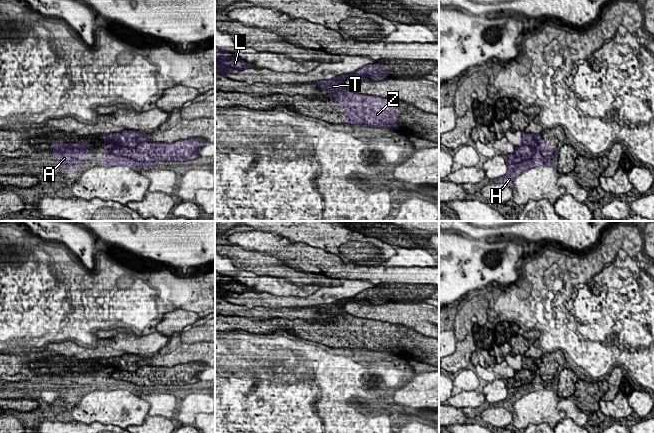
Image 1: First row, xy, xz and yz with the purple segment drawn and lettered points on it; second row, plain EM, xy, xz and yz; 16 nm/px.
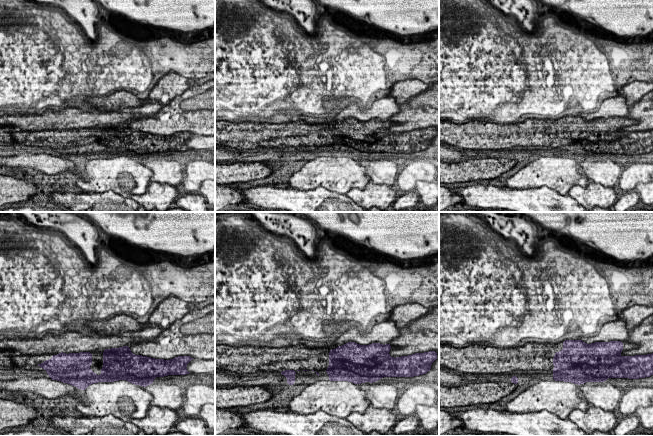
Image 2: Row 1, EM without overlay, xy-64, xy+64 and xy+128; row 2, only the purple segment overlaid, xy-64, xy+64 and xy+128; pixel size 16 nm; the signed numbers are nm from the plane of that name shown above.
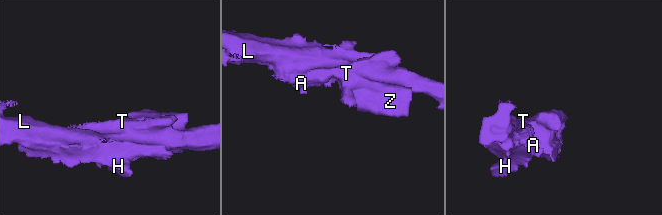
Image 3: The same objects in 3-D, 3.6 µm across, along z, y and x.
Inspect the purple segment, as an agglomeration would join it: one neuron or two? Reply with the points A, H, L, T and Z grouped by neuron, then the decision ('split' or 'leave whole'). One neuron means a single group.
A H L T Z; leave whole

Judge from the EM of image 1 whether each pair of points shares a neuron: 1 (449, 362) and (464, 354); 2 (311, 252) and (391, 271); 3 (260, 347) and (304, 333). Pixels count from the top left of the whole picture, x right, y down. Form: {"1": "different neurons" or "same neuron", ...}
{"1": "same neuron", "2": "same neuron", "3": "different neurons"}

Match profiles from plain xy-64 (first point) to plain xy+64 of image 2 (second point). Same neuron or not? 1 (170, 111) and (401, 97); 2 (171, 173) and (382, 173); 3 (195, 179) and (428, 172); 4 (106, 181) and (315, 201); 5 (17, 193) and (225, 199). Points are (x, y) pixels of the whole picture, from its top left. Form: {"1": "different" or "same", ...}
{"1": "different", "2": "same", "3": "same", "4": "different", "5": "same"}

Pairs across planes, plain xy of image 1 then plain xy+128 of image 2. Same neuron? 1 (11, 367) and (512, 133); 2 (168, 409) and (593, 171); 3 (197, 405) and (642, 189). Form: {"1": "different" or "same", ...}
{"1": "same", "2": "same", "3": "different"}

